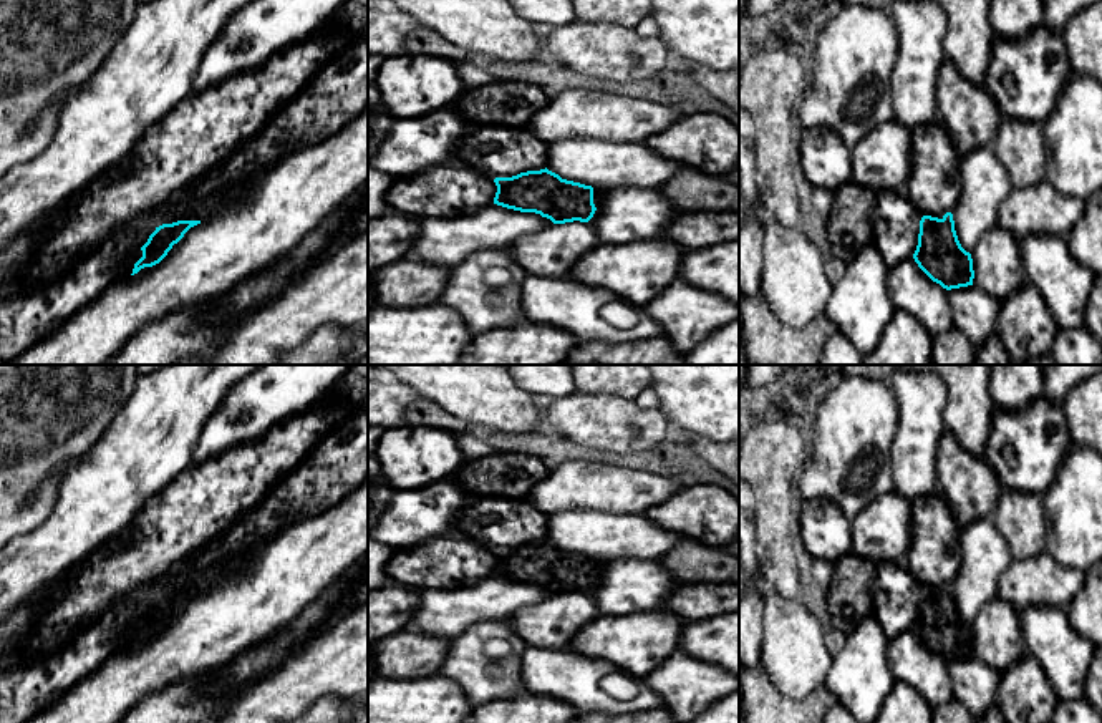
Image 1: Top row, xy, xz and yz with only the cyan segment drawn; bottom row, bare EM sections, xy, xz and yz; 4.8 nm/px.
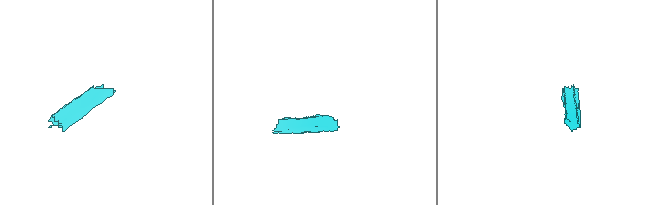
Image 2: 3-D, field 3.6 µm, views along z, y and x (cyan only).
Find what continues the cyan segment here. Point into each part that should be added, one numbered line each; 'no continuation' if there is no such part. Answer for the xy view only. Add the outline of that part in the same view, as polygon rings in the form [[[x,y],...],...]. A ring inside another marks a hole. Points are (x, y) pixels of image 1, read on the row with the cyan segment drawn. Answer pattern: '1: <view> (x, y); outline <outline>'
1: xy (204, 209); outline [[[249,179],[245,182],[237,184],[230,191],[219,191],[201,201],[196,201],[184,212],[181,221],[209,221],[210,217],[217,216],[224,209],[244,202],[255,181],[257,179]]]

